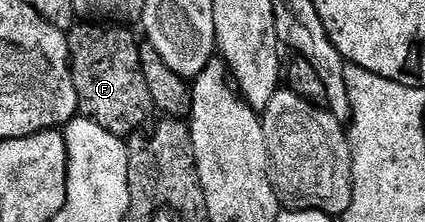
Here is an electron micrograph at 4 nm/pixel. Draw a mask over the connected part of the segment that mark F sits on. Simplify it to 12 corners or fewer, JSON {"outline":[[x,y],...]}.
{"outline":[[124,25],[73,26],[80,111],[128,137],[153,114]]}

